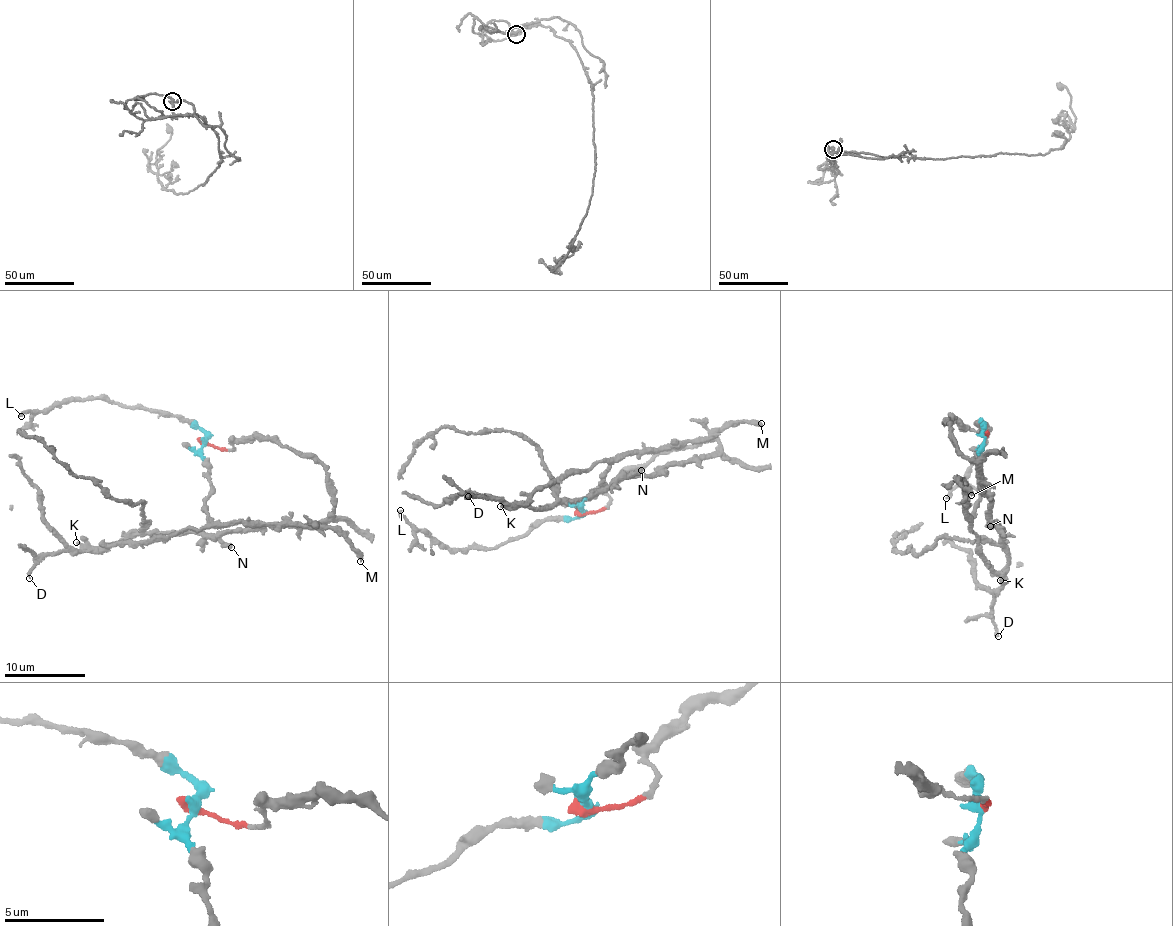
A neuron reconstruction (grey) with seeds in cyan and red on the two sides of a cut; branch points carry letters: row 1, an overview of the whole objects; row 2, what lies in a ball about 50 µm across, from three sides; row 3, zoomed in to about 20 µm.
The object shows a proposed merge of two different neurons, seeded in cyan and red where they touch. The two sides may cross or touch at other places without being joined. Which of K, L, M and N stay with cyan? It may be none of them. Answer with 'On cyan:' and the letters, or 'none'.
On cyan: K, L, M

